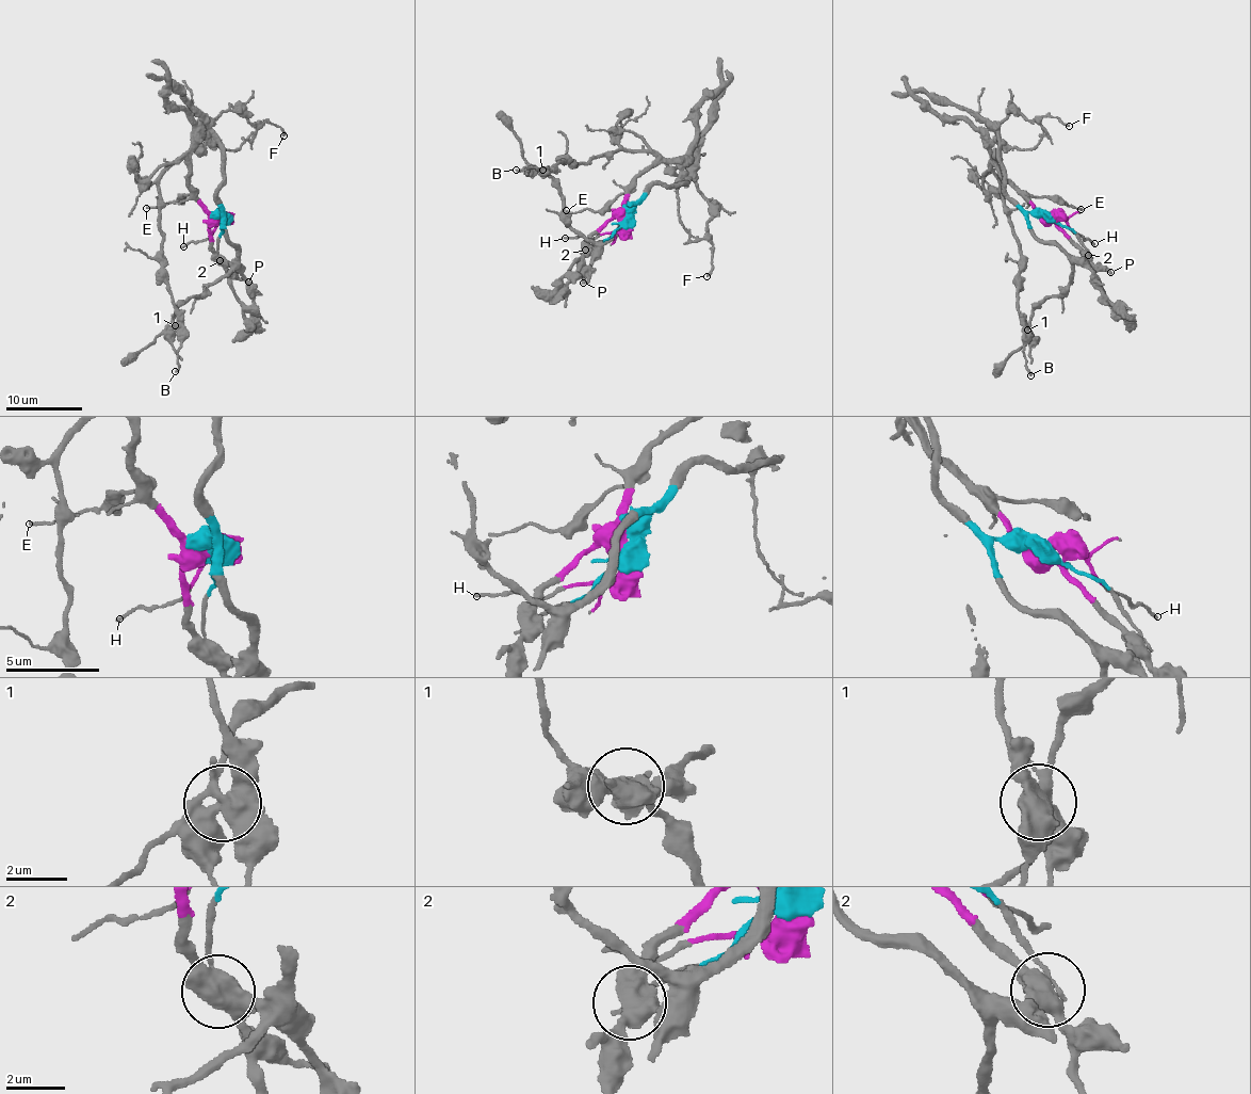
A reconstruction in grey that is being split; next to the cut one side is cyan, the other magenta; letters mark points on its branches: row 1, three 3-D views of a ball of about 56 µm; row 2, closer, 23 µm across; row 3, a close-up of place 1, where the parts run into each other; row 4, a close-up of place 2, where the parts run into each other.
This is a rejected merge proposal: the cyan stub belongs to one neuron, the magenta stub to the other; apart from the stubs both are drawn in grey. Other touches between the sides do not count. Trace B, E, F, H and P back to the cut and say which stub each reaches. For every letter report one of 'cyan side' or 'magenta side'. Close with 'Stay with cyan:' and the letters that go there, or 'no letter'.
B: cyan side
E: magenta side
F: cyan side
H: magenta side
P: magenta side
Stay with cyan: B, F

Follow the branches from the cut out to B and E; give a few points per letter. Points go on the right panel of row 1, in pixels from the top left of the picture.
B: (1048, 215), (1030, 214), (1028, 227), (1073, 267), (1069, 284), (1032, 311), (1023, 351), (1032, 374)
E: (1049, 215), (1040, 216), (1030, 199), (1049, 196), (1081, 209)

